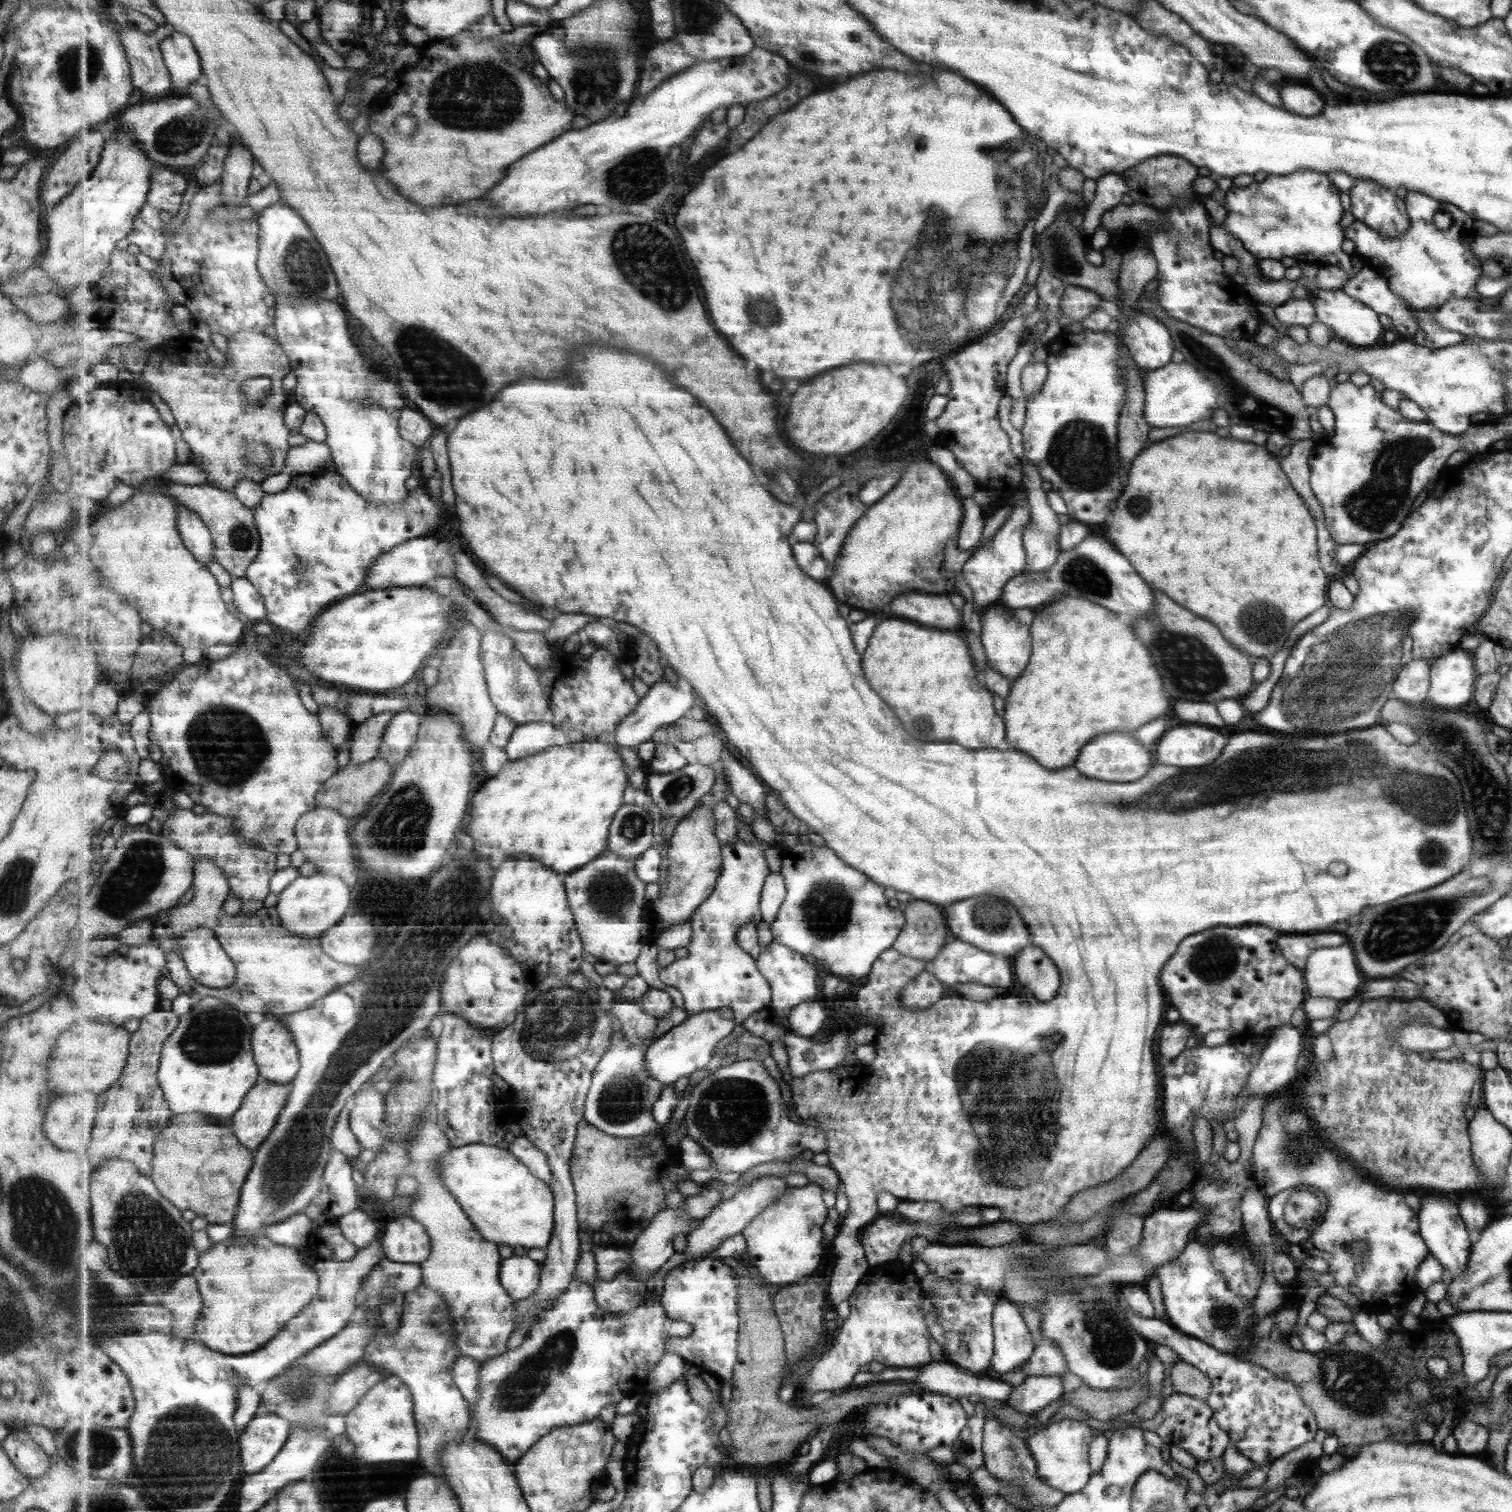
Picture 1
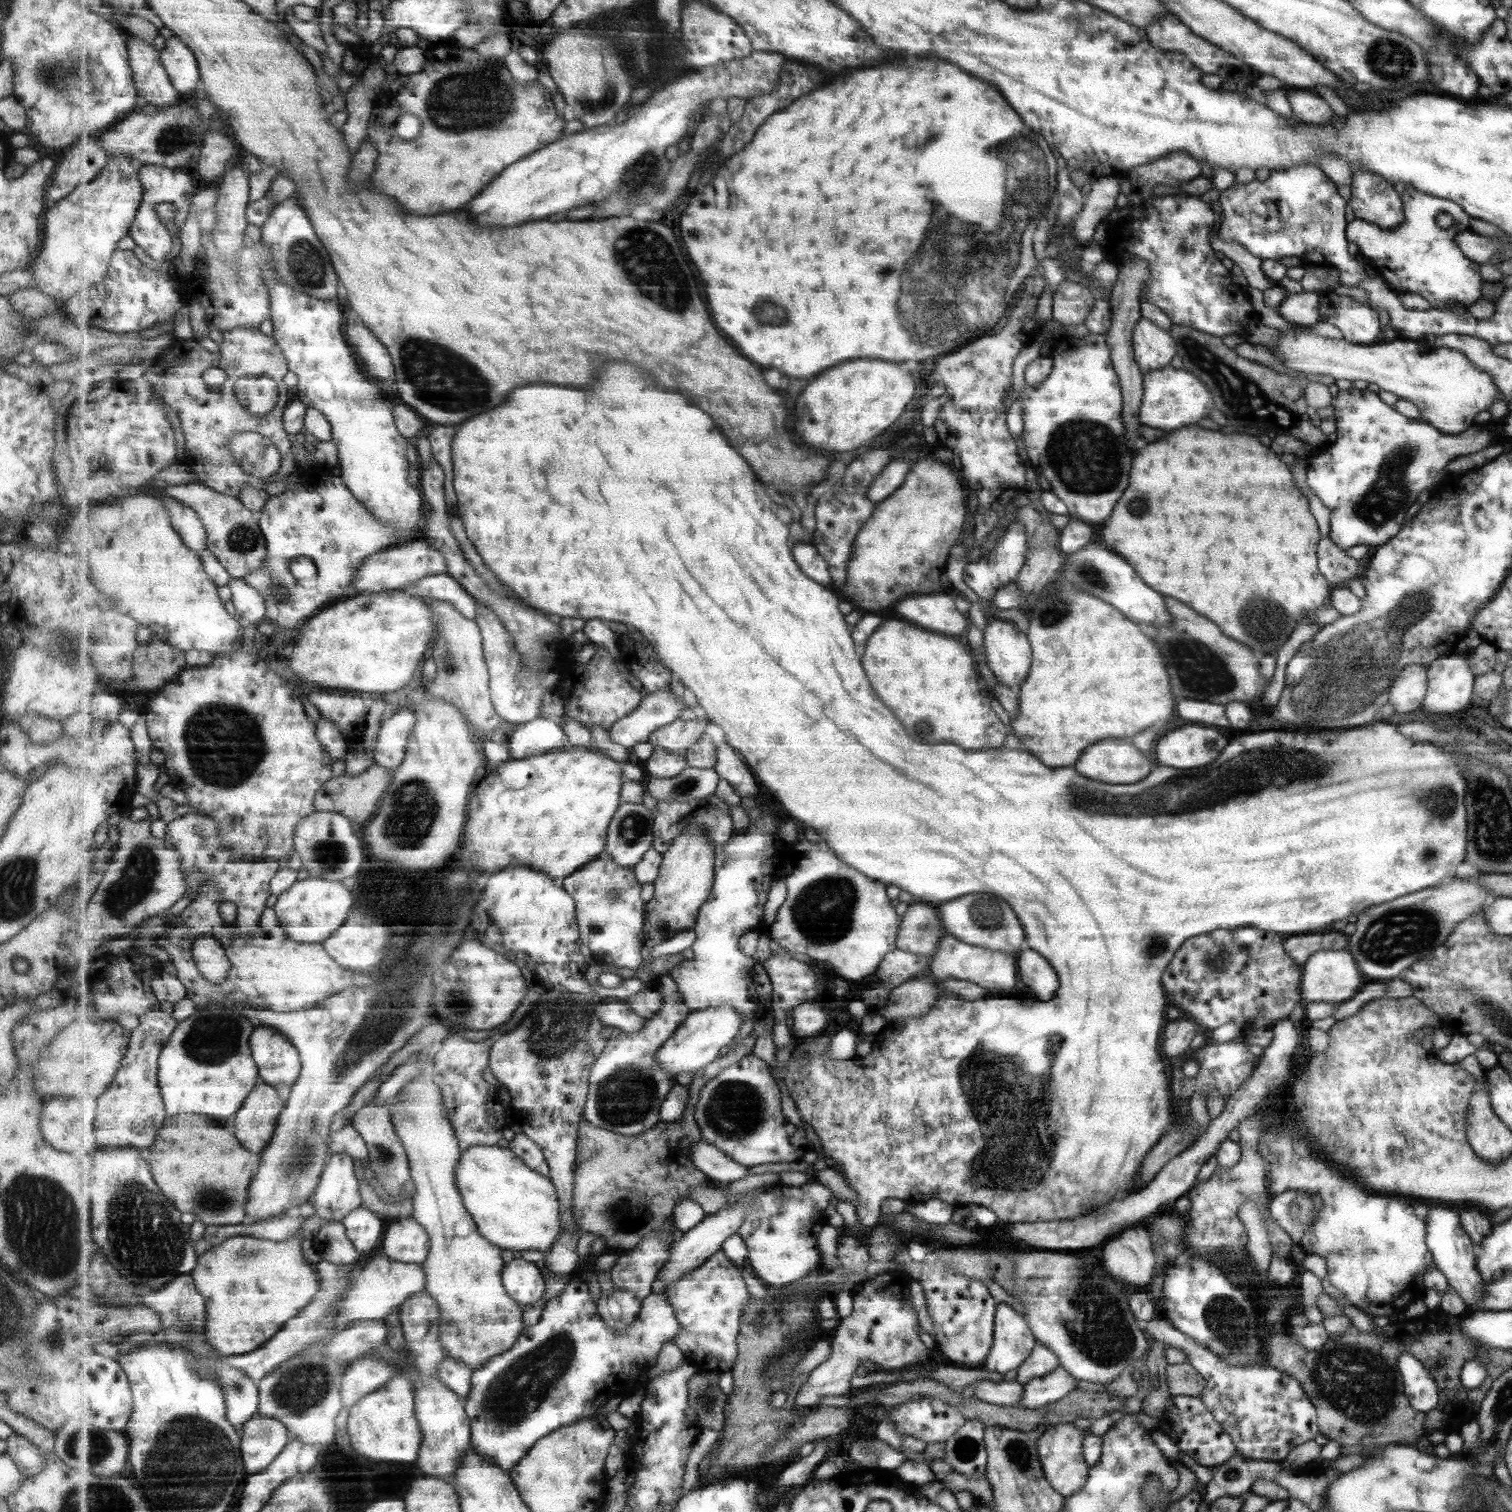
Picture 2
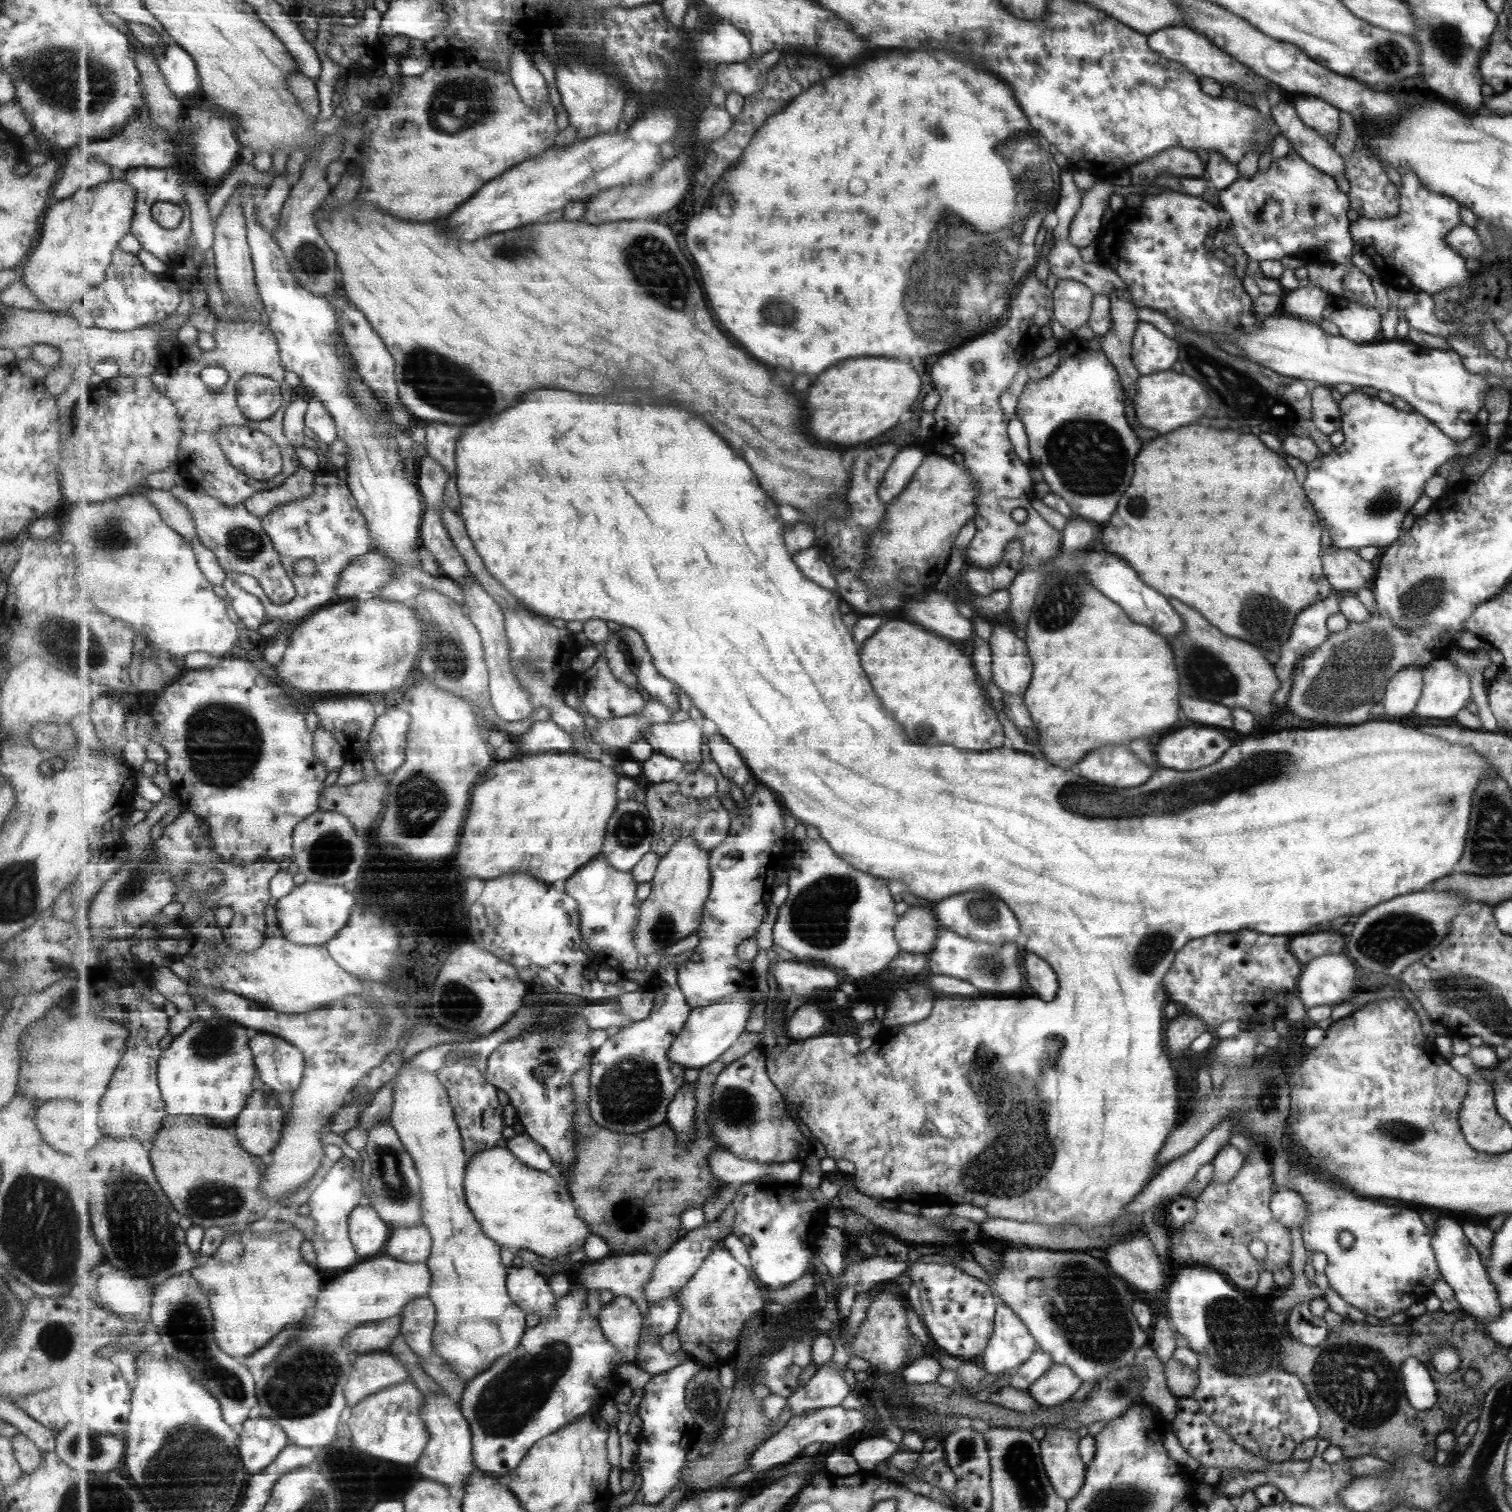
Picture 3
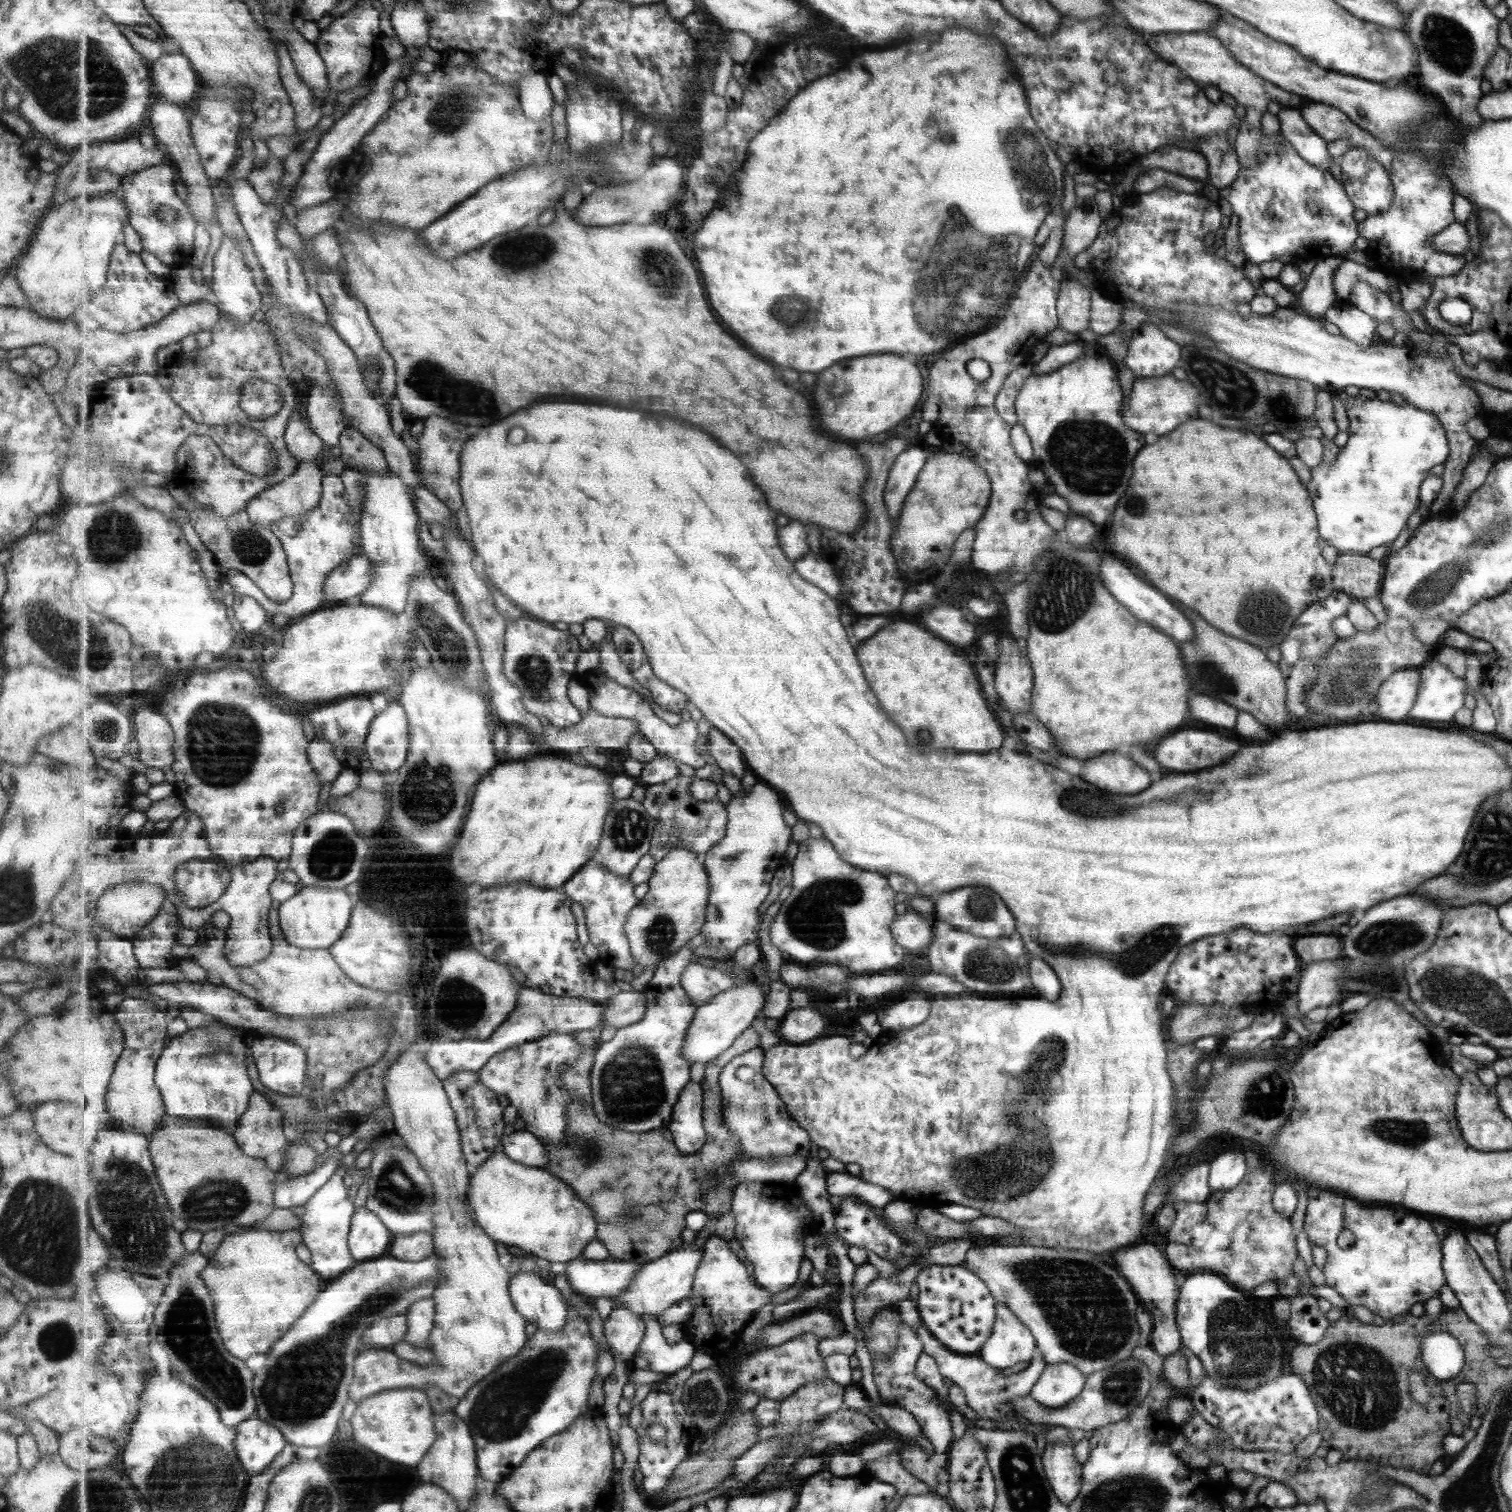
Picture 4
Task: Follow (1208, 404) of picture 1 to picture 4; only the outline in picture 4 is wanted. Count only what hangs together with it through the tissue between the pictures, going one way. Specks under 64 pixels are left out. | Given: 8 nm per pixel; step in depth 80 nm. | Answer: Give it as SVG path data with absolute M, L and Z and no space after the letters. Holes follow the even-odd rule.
M1172 374L1151 378L1136 377L1132 382L1127 404L1122 405L1122 418L1130 429L1139 434L1153 432L1161 436L1177 429L1182 422L1197 418L1199 398L1197 388L1191 382L1179 380Z

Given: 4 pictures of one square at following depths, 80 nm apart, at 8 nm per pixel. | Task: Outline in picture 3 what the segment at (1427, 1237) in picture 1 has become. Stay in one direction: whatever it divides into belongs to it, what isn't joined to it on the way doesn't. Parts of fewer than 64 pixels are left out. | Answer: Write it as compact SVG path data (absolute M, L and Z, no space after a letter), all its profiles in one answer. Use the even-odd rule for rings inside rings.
M1434 1214L1435 1236L1431 1240L1431 1247L1436 1257L1439 1275L1452 1288L1454 1299L1462 1311L1470 1314L1477 1322L1484 1323L1503 1312L1499 1307L1499 1295L1486 1275L1486 1267L1481 1264L1477 1249L1471 1246L1469 1239L1463 1236L1459 1224L1442 1214Z

